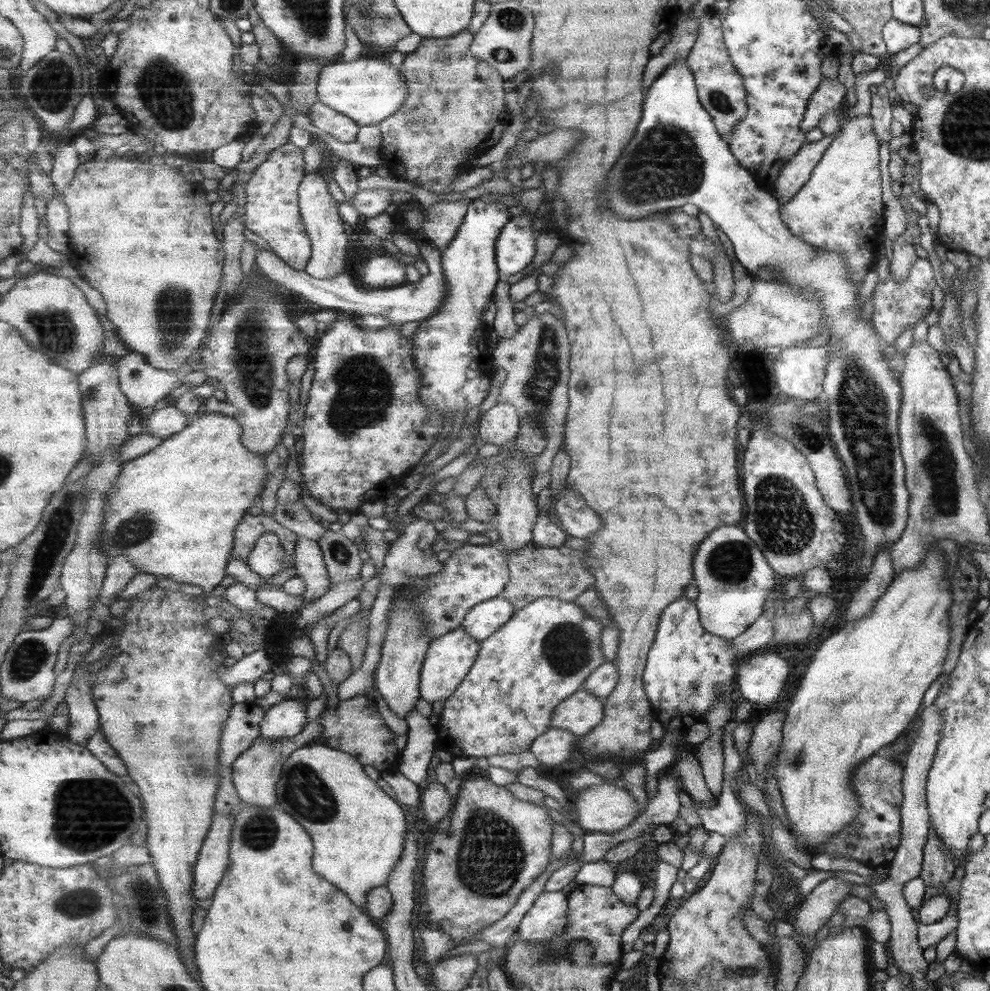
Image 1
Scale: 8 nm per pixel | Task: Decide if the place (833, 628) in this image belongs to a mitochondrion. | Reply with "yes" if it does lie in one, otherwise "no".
no

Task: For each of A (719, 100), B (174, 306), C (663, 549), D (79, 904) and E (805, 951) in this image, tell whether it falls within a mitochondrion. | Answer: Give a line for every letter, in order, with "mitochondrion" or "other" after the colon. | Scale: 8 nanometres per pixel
A: mitochondrion
B: mitochondrion
C: other
D: mitochondrion
E: other

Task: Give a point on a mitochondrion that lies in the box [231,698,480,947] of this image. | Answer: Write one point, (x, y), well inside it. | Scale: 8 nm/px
(303, 791)

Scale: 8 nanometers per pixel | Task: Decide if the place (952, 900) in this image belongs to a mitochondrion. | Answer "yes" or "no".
no

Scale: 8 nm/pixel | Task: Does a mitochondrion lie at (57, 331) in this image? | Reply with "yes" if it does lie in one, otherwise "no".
yes

